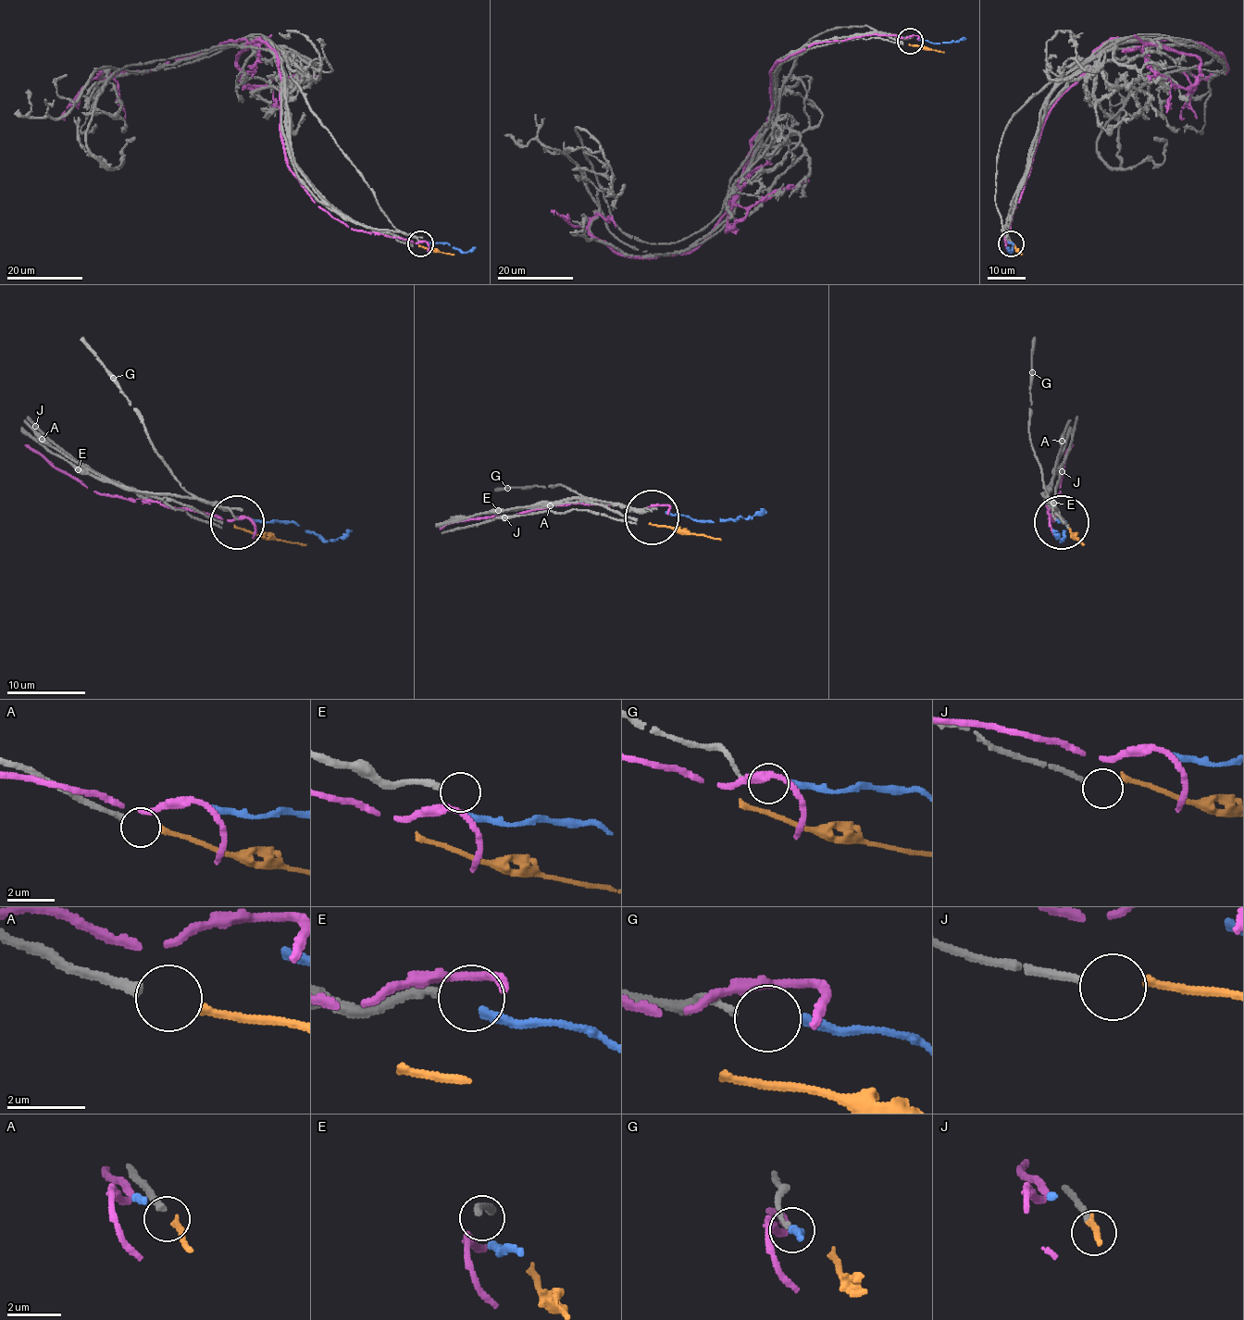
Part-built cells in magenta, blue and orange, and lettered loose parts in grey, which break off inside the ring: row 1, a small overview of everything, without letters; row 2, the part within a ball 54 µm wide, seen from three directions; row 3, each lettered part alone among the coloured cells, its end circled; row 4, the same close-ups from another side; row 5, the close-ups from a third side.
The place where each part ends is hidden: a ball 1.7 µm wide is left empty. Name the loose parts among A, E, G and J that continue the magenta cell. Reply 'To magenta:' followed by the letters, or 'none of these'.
To magenta: none of these

